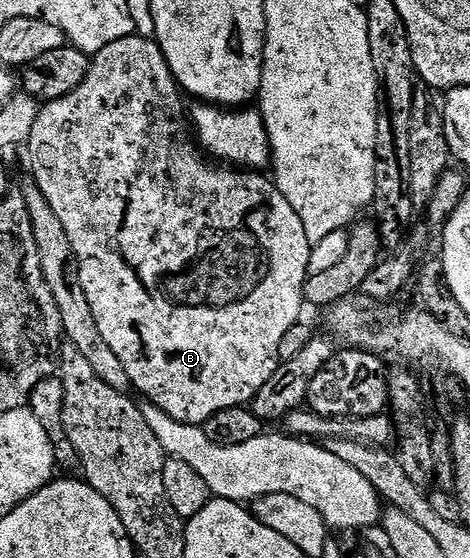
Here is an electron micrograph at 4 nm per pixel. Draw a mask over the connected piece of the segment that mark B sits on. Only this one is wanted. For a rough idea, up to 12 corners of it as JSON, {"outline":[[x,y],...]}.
{"outline":[[154,38],[40,106],[30,178],[132,388],[250,404],[313,245]]}

